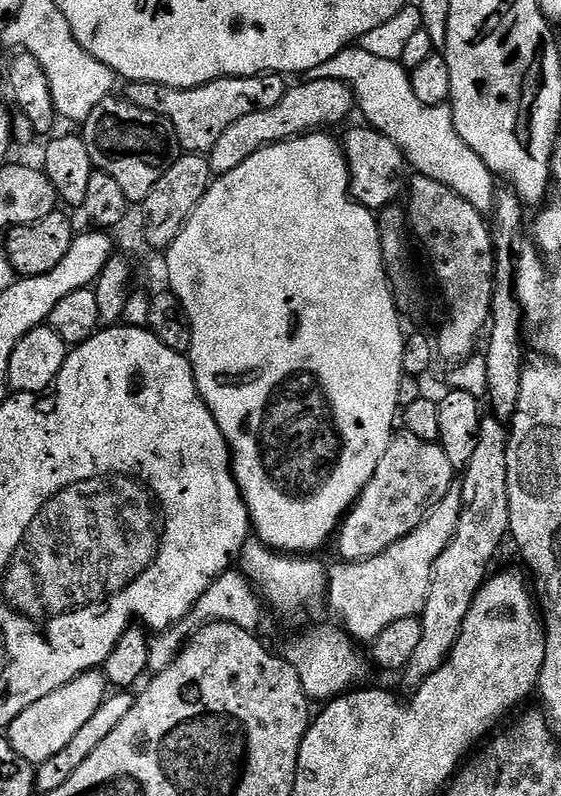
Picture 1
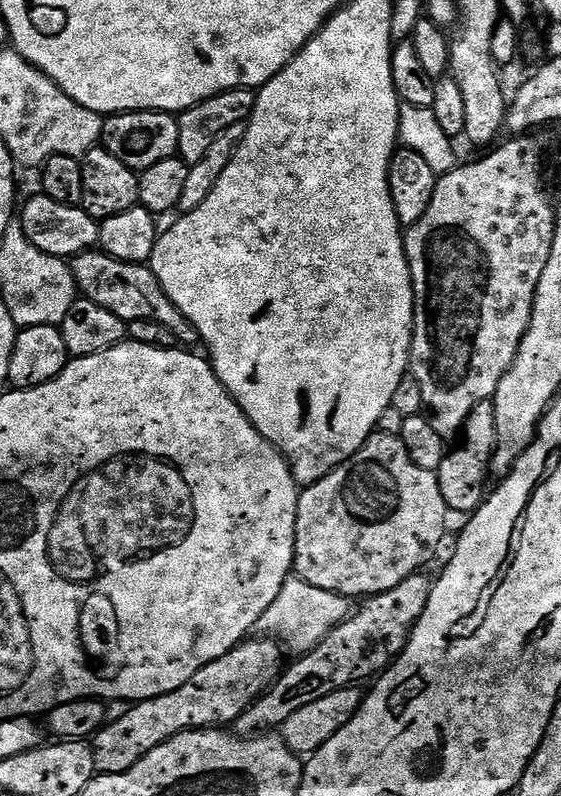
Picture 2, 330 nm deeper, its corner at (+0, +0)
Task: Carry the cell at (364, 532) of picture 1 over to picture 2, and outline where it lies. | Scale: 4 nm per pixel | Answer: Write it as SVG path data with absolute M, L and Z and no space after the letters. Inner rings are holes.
M380 430L369 436L366 443L362 445L359 452L356 452L349 460L342 462L330 474L326 474L318 482L307 485L300 492L298 506L296 507L296 533L294 534L294 572L299 579L305 580L310 586L316 586L318 590L328 590L339 596L349 598L367 598L377 596L380 592L389 592L398 586L403 580L410 576L415 576L421 571L424 559L428 556L428 551L439 542L444 536L444 519L449 519L450 513L444 504L442 492L436 481L436 473L418 466L413 462L401 442L399 435L389 434Z

